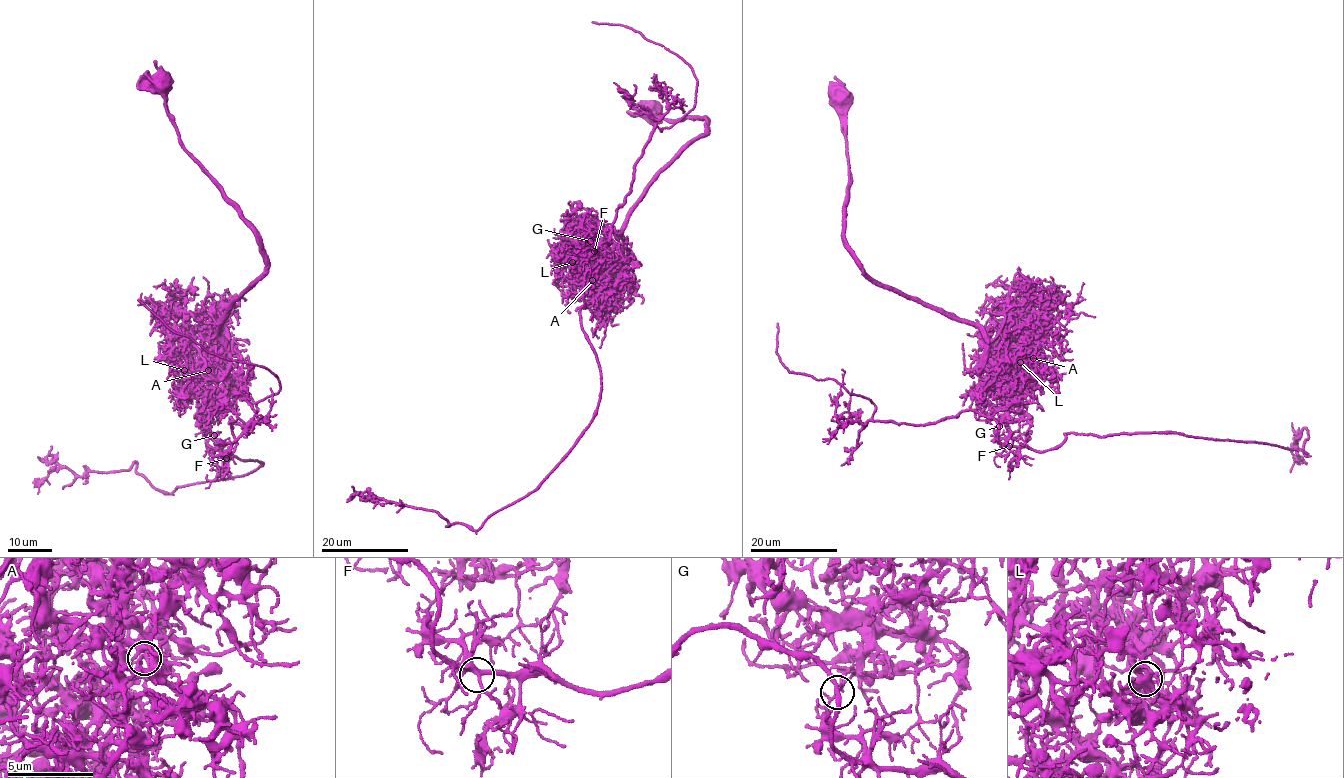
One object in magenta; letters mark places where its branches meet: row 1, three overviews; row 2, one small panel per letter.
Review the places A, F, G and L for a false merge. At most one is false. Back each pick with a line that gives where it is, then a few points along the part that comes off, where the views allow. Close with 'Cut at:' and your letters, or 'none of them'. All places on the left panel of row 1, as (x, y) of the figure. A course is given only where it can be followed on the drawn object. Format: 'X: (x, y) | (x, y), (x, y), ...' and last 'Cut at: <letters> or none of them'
G: (214, 435) | (214, 435), (223, 466), (222, 450), (264, 464), (172, 493), (134, 462), (79, 476), (57, 468), (34, 487)
Cut at: G

